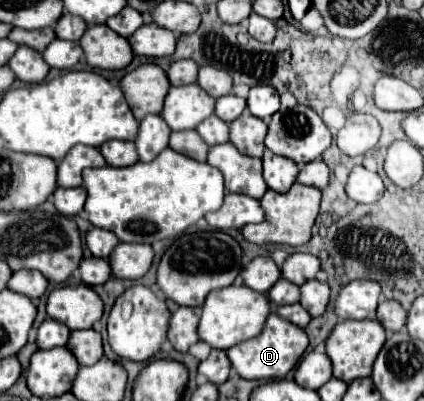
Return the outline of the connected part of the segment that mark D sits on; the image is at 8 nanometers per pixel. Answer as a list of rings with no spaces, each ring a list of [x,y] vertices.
[[[268,315],[260,335],[230,347],[226,353],[228,353],[228,359],[234,367],[234,371],[240,377],[244,377],[244,379],[276,379],[276,377],[284,377],[298,363],[298,359],[302,357],[306,347],[308,347],[308,337],[306,337],[304,329],[282,319],[280,315]]]

